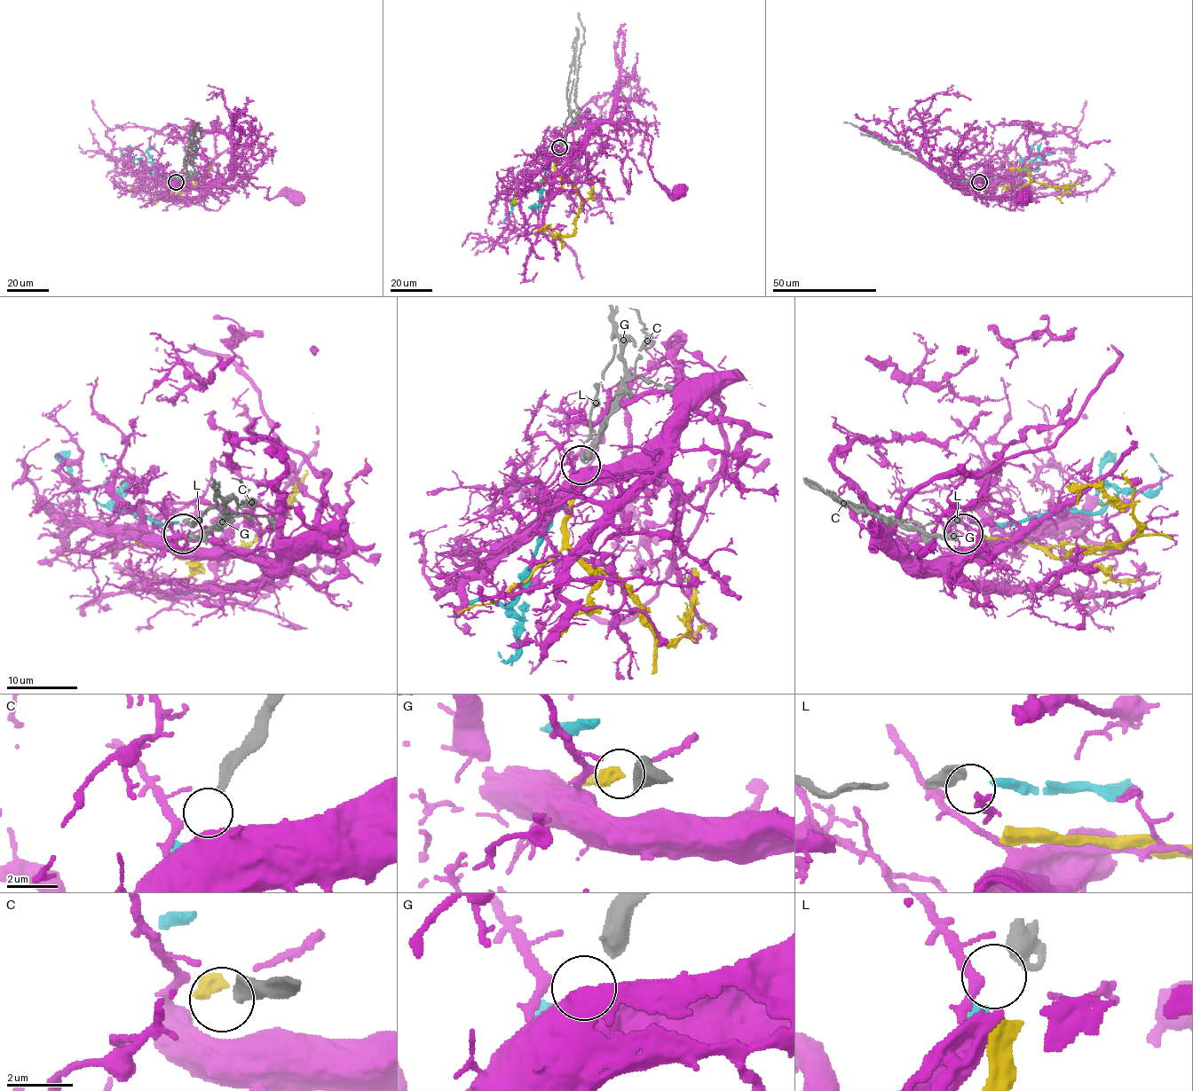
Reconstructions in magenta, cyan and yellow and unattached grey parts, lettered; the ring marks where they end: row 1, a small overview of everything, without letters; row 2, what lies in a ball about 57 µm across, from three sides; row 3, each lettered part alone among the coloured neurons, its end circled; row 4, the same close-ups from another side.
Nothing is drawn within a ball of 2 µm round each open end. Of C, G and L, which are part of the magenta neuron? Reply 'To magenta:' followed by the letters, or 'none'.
To magenta: none

